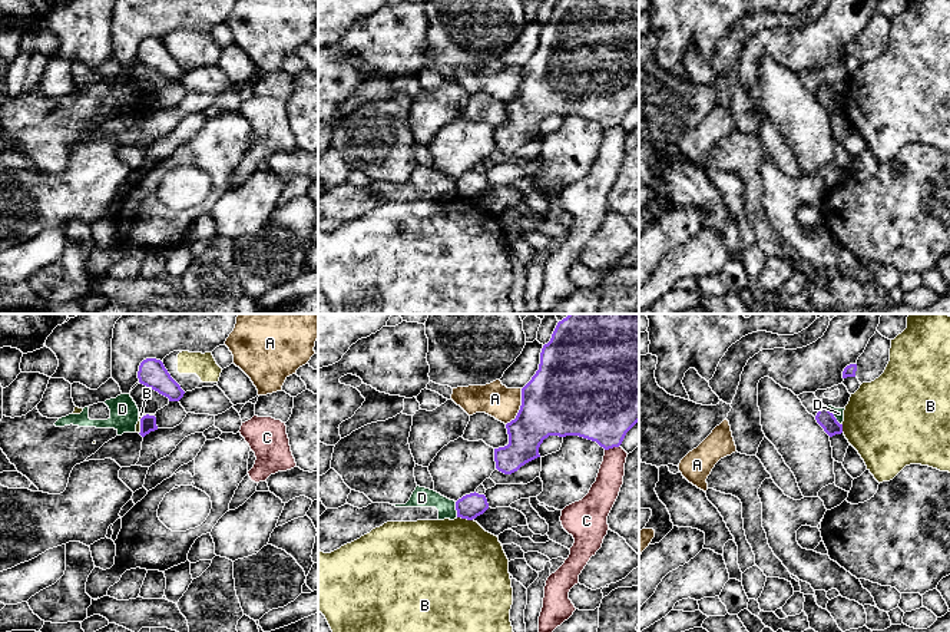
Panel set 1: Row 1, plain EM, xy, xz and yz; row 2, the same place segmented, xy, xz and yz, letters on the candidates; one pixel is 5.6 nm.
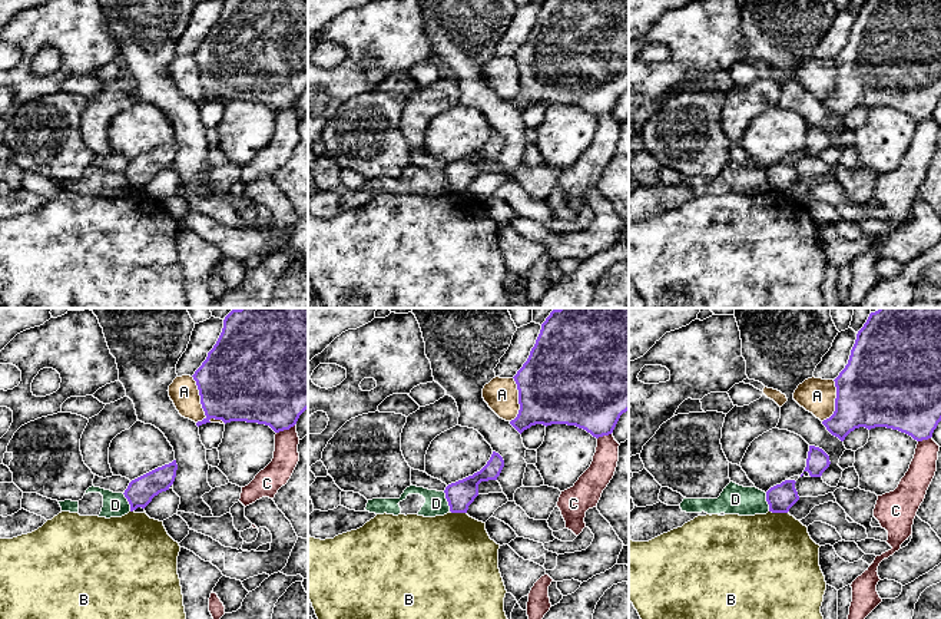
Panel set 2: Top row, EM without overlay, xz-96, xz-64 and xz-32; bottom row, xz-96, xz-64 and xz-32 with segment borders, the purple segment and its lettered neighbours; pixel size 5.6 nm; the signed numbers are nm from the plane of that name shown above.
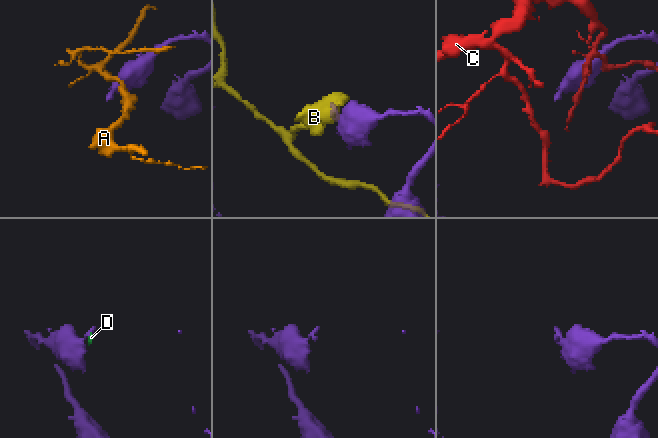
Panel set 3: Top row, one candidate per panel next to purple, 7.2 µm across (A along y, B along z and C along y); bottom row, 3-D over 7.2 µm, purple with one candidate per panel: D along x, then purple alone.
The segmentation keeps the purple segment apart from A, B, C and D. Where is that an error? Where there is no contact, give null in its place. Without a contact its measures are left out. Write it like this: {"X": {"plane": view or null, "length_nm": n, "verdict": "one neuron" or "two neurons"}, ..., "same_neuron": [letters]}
{"A": {"plane": "xz", "length_nm": 220, "verdict": "two neurons"}, "B": {"plane": "xz", "length_nm": 90, "verdict": "two neurons"}, "C": {"plane": "xz", "length_nm": 90, "verdict": "two neurons"}, "D": {"plane": "yz", "length_nm": 130, "verdict": "two neurons"}, "same_neuron": []}

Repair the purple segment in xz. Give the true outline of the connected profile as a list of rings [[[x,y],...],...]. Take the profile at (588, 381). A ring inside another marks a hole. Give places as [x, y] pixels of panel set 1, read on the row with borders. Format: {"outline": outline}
{"outline": [[[569,314],[557,322],[552,338],[543,345],[540,364],[532,380],[522,388],[522,406],[514,420],[506,424],[509,444],[494,449],[496,469],[504,474],[517,471],[526,463],[540,457],[539,447],[549,436],[579,436],[596,441],[605,450],[619,447],[626,433],[639,421],[639,314]]]}

